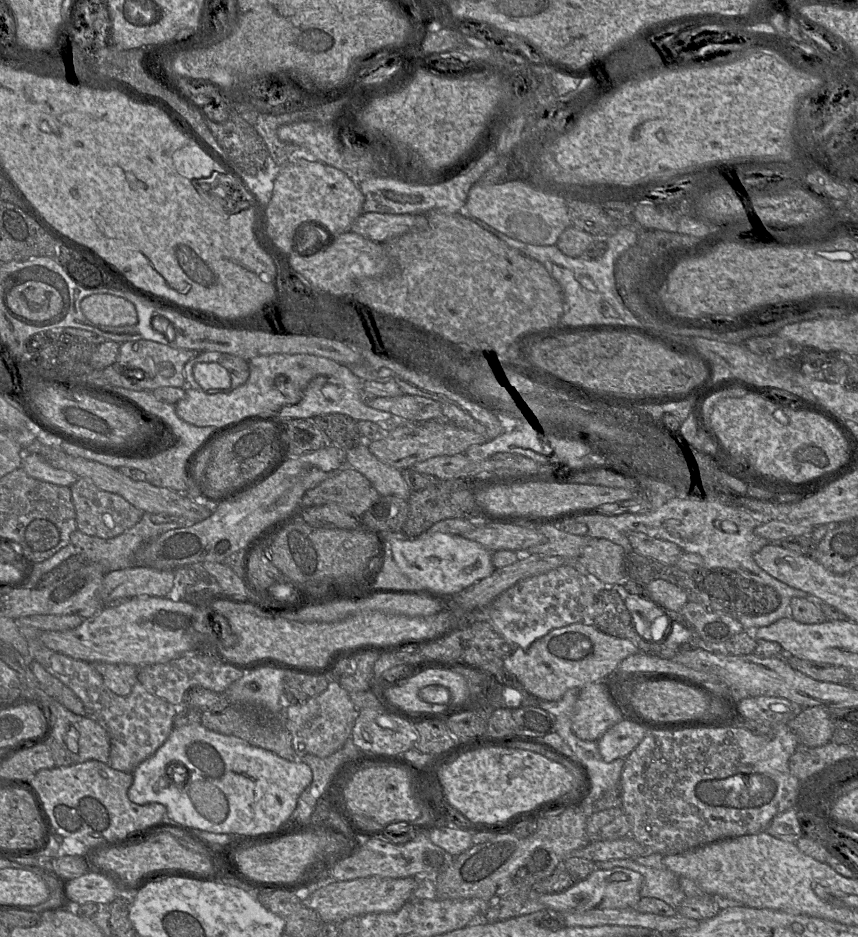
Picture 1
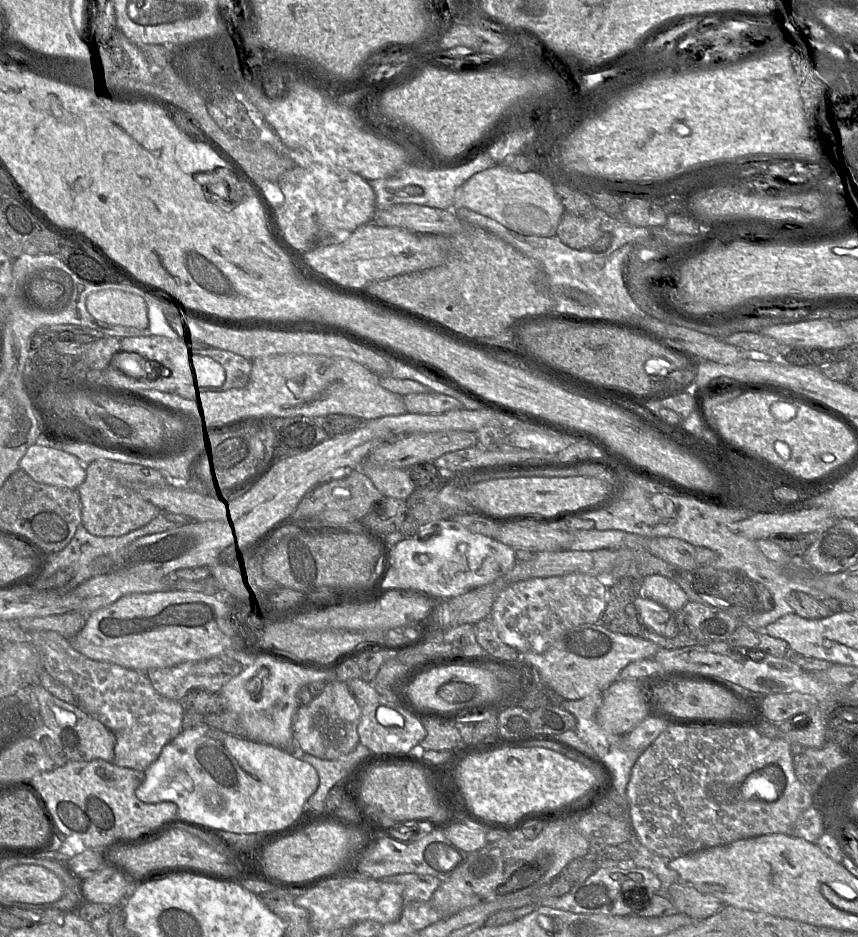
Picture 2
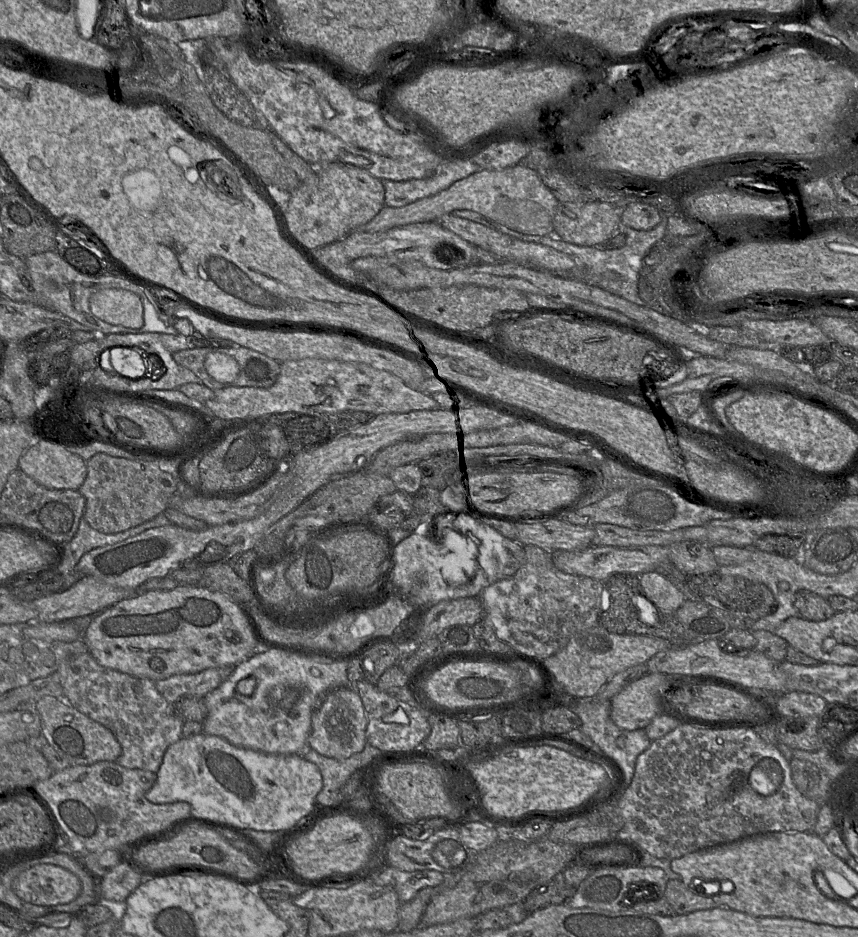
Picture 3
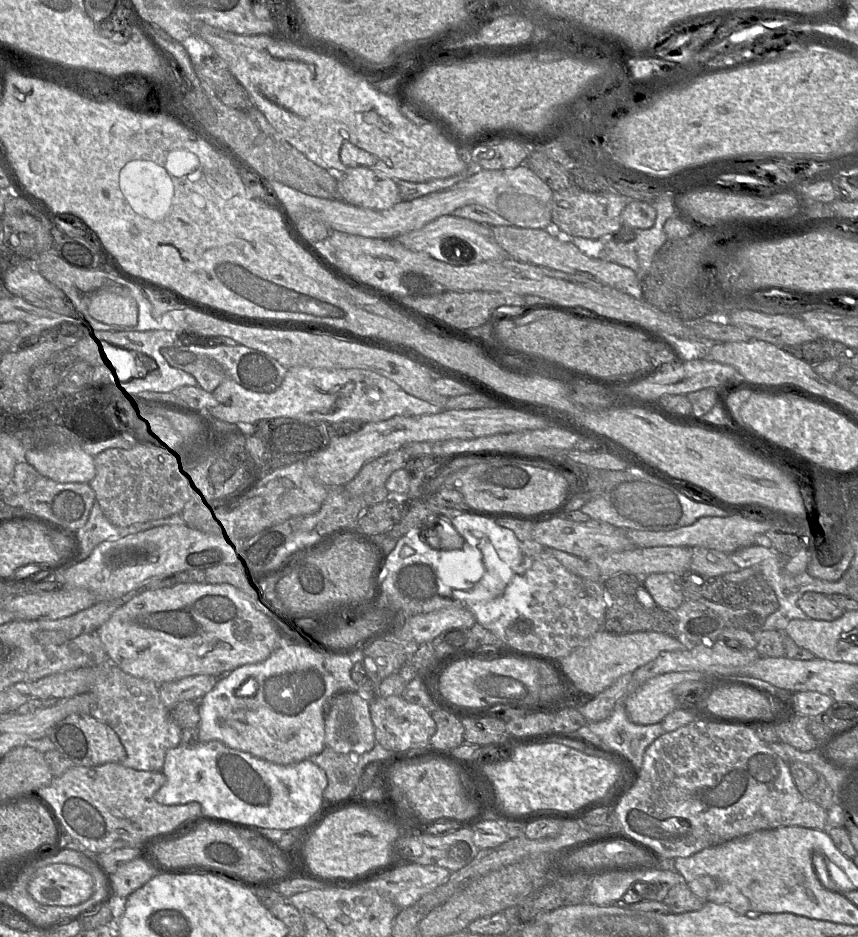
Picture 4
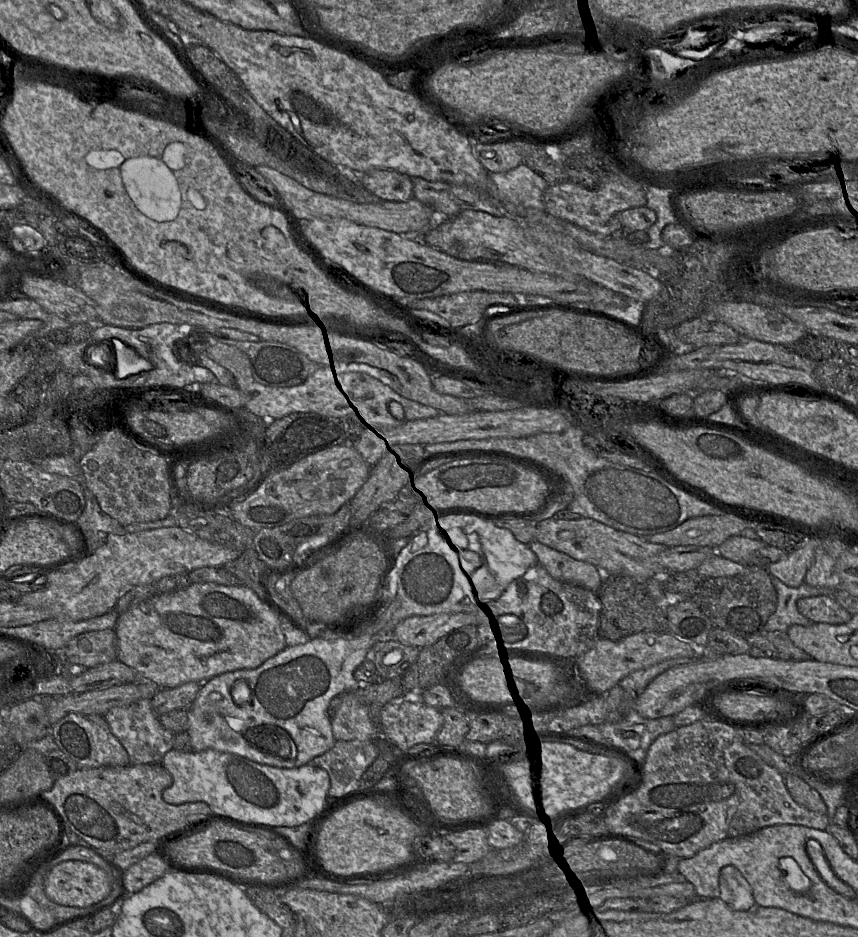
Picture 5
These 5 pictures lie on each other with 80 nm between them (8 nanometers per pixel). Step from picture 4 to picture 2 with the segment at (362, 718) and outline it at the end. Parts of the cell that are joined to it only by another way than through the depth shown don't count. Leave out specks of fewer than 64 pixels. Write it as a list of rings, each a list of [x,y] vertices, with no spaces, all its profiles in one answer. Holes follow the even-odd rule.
[[[337,679],[327,683],[323,692],[308,704],[301,705],[294,717],[294,747],[297,751],[311,754],[323,759],[337,759],[350,753],[359,743],[357,731],[361,708],[351,694],[347,683]]]

